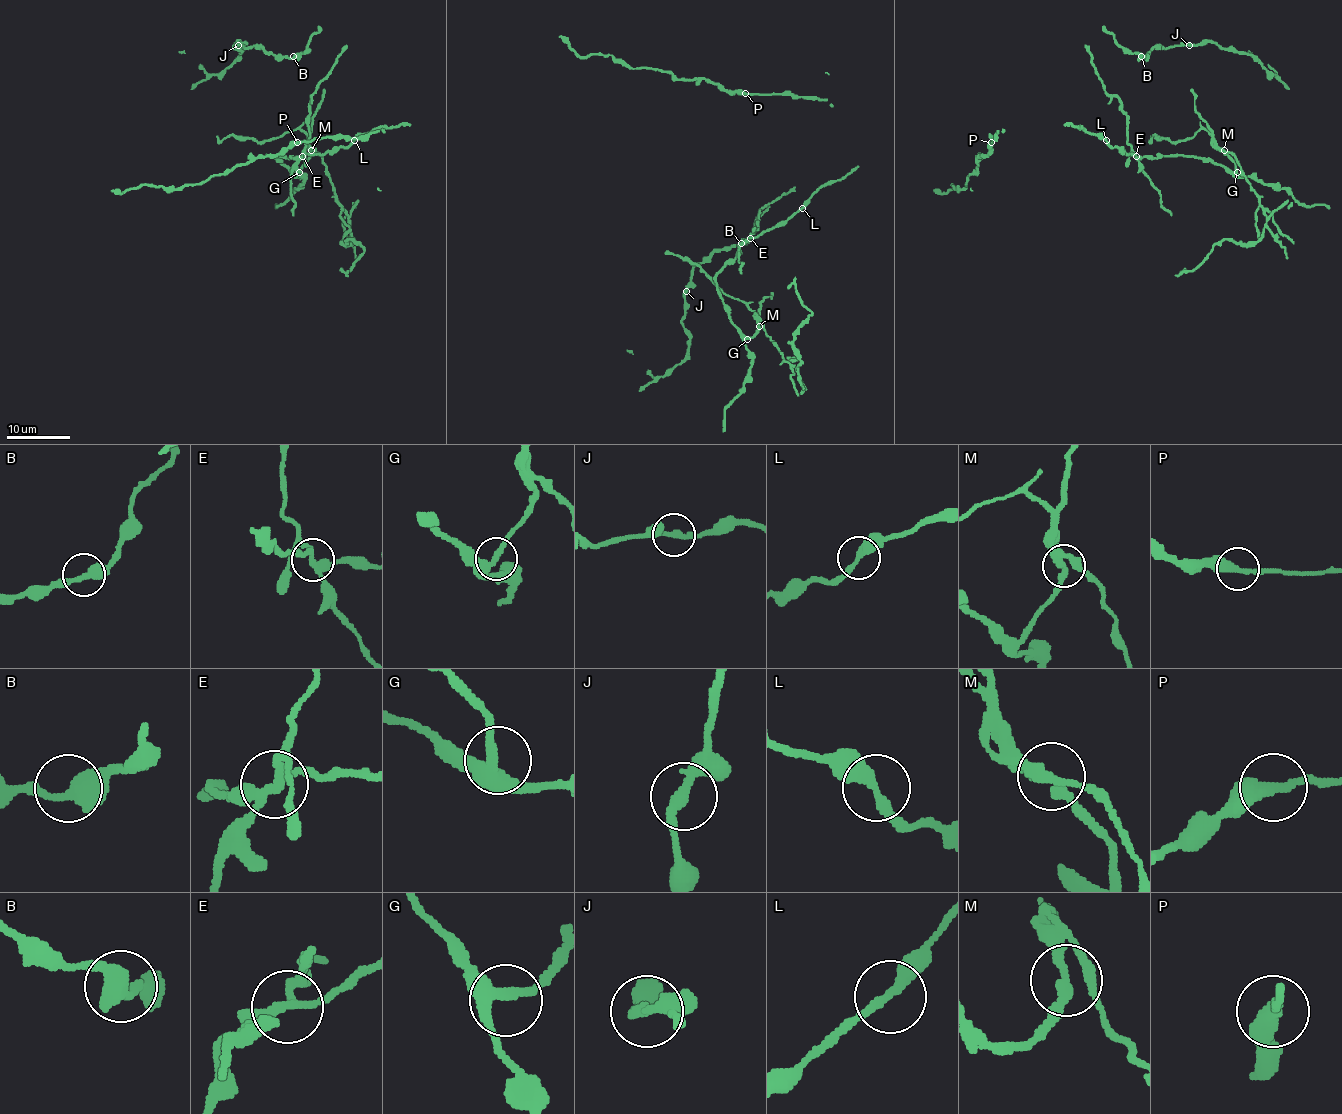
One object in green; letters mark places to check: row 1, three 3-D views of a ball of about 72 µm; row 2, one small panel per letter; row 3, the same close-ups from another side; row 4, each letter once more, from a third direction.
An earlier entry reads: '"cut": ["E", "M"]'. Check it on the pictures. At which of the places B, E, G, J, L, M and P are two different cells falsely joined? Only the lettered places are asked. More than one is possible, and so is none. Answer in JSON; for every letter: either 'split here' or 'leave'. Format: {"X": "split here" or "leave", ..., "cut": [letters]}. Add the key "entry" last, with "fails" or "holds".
{"B": "leave", "E": "split here", "G": "leave", "J": "leave", "L": "leave", "M": "split here", "P": "leave", "cut": ["E", "M"], "entry": "holds"}

